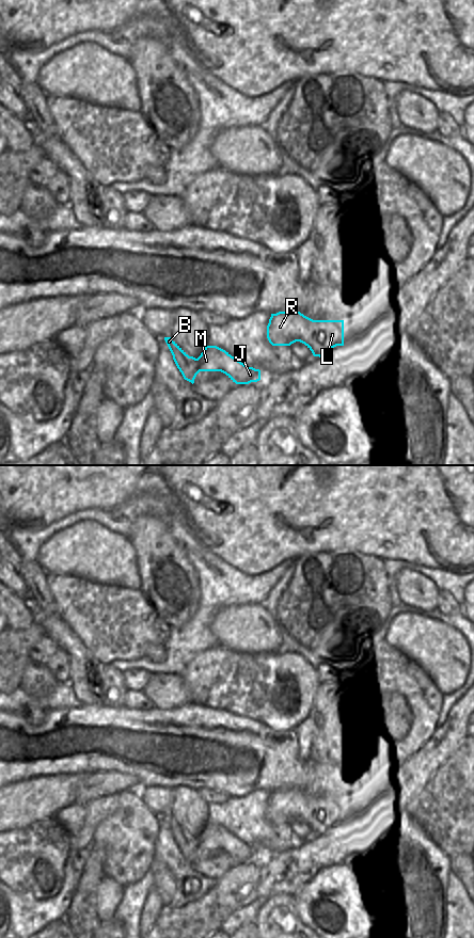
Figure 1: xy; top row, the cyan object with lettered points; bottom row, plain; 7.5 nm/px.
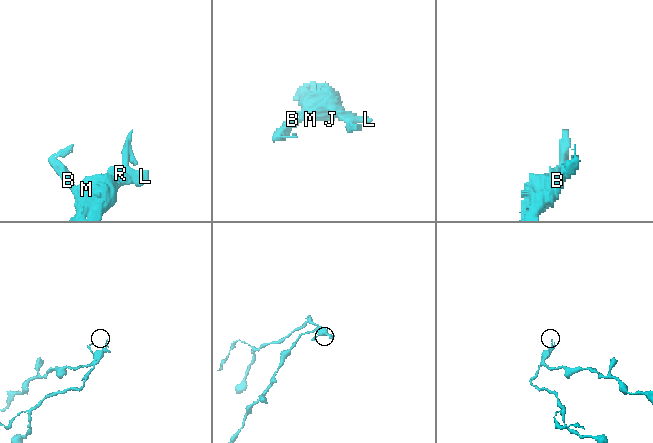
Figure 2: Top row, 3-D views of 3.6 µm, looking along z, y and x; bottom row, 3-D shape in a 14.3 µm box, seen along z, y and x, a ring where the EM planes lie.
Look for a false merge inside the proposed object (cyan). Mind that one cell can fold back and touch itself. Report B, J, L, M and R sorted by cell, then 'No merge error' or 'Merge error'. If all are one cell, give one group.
Groups: B J L M R. No merge error

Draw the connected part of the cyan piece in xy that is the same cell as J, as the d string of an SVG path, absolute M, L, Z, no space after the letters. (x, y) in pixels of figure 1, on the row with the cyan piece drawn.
M164 337L164 340L173 355L173 360L181 372L185 380L194 383L194 379L200 371L221 371L225 373L236 384L249 384L260 380L260 370L249 367L232 356L225 350L217 346L206 346L201 355L195 359L189 356L171 337Z

